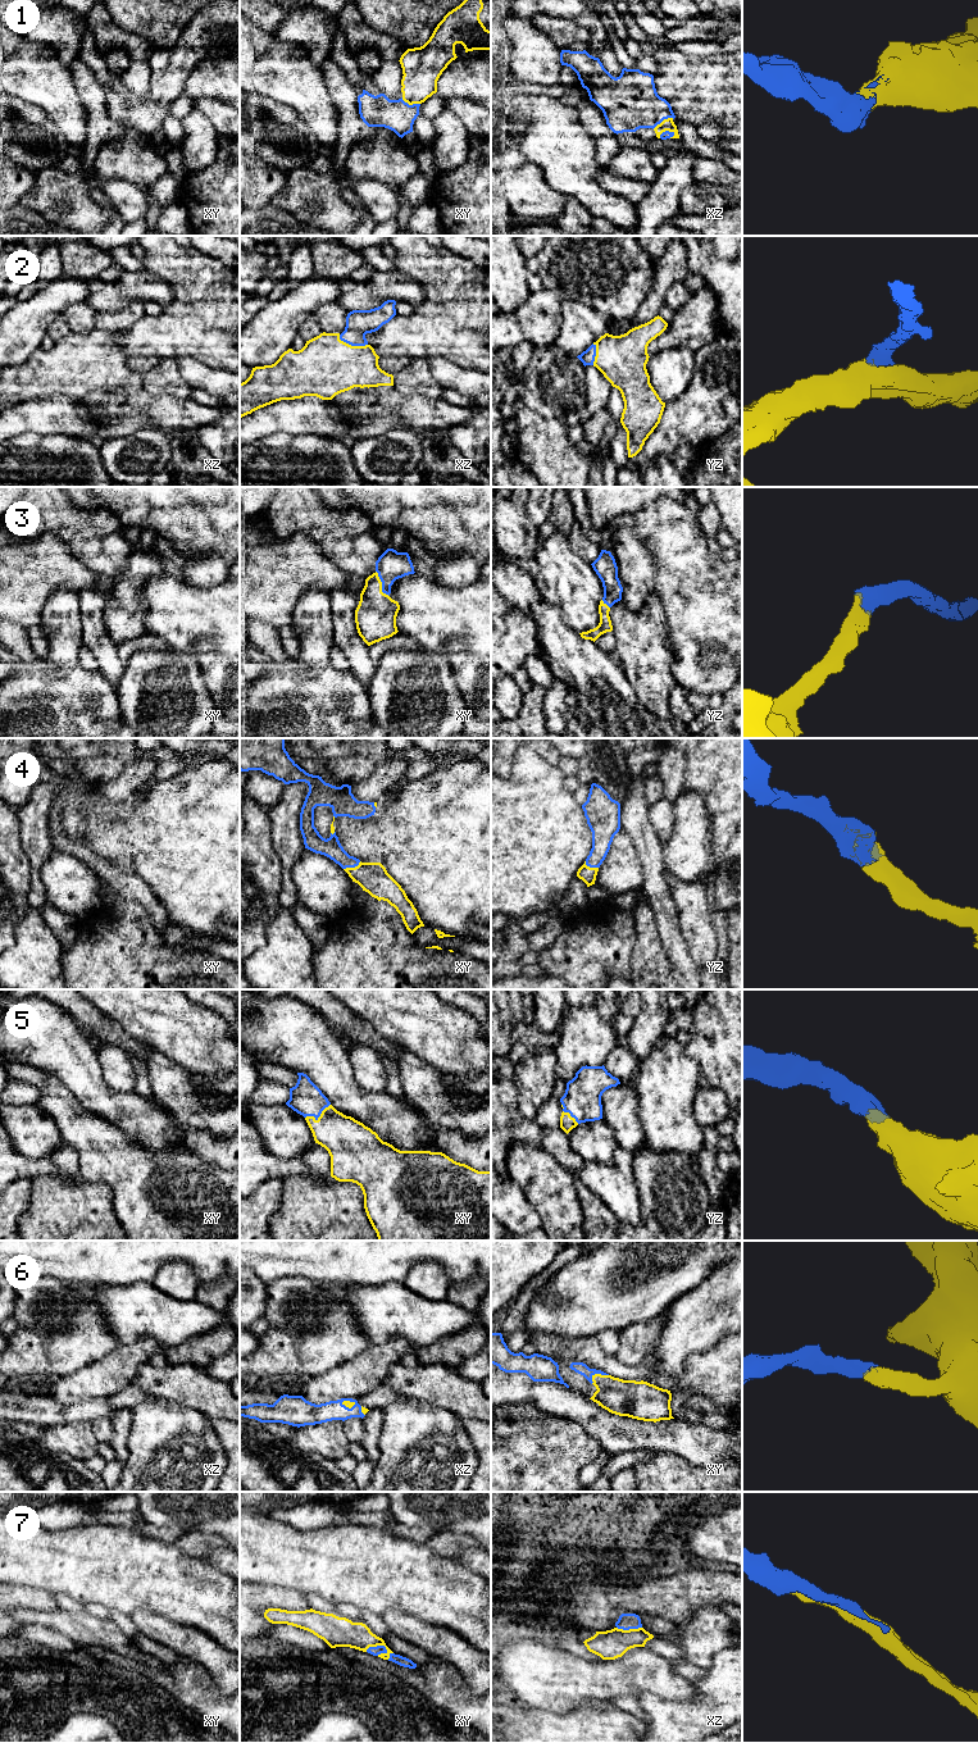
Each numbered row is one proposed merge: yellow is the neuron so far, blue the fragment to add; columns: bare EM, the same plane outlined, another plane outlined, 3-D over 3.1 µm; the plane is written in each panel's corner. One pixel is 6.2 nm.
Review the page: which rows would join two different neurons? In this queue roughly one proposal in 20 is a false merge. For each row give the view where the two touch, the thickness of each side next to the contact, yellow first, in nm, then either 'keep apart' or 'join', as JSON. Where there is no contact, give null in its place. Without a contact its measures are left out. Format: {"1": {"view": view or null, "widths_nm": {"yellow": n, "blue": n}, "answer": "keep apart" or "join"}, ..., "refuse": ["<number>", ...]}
{"1": {"view": "xz", "widths_nm": {"yellow": 80, "blue": 360}, "answer": "join"}, "2": {"view": "xz", "widths_nm": {"yellow": 380, "blue": 160}, "answer": "join"}, "3": {"view": "xy", "widths_nm": {"yellow": 260, "blue": 190}, "answer": "join"}, "4": {"view": "xy", "widths_nm": {"yellow": 190, "blue": 130}, "answer": "join"}, "5": {"view": "xy", "widths_nm": {"yellow": 300, "blue": 200}, "answer": "join"}, "6": {"view": "xy", "widths_nm": {"yellow": 220, "blue": 70}, "answer": "join"}, "7": {"view": "xy", "widths_nm": {"yellow": 180, "blue": 60}, "answer": "join"}, "refuse": []}

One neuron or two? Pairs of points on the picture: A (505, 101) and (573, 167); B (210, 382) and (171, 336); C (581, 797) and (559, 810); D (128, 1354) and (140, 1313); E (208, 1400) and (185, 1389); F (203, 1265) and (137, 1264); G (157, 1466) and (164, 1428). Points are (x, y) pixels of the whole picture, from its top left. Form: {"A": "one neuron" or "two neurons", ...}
{"A": "one neuron", "B": "two neurons", "C": "two neurons", "D": "two neurons", "E": "one neuron", "F": "one neuron", "G": "one neuron"}

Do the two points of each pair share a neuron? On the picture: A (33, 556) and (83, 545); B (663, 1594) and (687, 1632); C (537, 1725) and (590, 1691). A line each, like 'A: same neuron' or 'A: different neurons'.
A: different neurons
B: different neurons
C: different neurons

